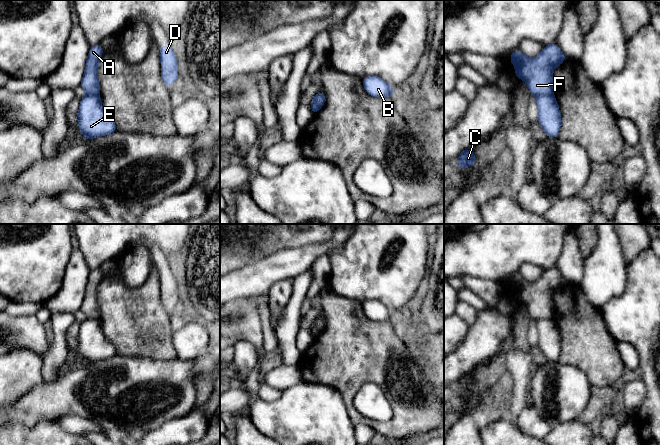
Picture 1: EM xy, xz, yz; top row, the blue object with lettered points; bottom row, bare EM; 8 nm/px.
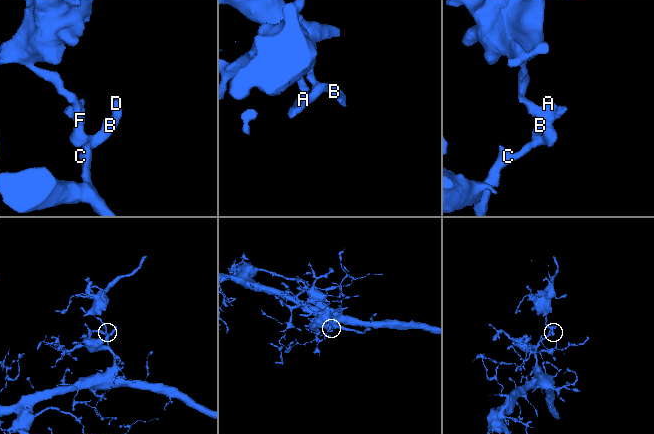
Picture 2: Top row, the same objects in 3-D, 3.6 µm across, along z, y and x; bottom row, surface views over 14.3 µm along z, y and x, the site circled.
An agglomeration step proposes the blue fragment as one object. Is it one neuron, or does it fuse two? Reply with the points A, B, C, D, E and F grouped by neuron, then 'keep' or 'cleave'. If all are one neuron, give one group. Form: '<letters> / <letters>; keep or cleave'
A F / B C D E; cleave

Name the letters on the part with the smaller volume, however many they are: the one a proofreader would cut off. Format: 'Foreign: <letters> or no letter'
Foreign: A, F

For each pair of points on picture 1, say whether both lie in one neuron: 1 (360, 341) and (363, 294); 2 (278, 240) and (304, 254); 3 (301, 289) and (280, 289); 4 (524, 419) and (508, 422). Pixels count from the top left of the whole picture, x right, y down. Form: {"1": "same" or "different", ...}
{"1": "different", "2": "different", "3": "different", "4": "different"}

